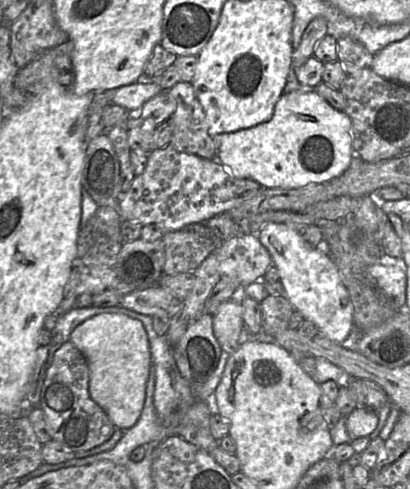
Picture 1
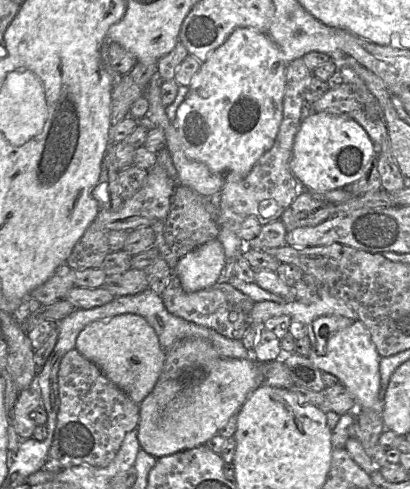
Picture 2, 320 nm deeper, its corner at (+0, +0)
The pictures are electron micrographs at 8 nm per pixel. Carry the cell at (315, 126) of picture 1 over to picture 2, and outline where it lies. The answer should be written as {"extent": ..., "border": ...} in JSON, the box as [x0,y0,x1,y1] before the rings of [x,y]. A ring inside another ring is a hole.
{"extent":[289,112,376,193],"border":[[[314,112],[302,120],[295,135],[289,167],[308,192],[324,193],[359,180],[375,156],[376,151],[367,132],[353,118]]]}

